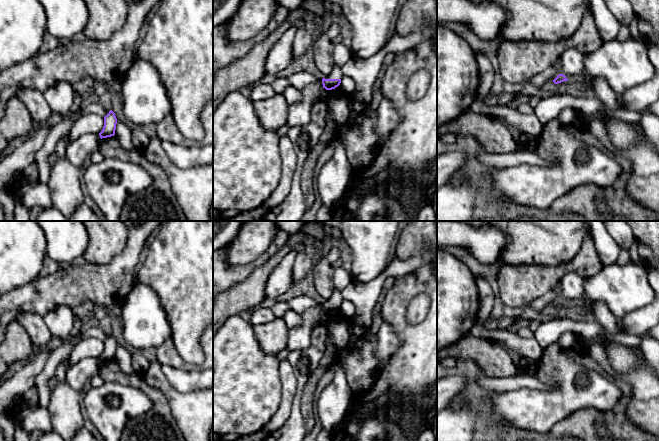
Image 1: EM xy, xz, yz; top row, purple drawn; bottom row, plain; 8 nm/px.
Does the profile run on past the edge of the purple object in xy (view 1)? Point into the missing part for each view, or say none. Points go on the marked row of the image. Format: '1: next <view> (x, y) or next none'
1: next none

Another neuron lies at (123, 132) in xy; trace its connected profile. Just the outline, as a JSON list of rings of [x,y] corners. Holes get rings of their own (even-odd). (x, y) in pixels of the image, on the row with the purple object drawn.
[[[117,119],[115,136],[117,137],[120,145],[126,150],[134,150],[136,147],[132,142],[132,126],[125,124]]]

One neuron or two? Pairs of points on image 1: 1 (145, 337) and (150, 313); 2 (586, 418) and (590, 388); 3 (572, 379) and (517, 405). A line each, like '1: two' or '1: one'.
1: one
2: two
3: one

